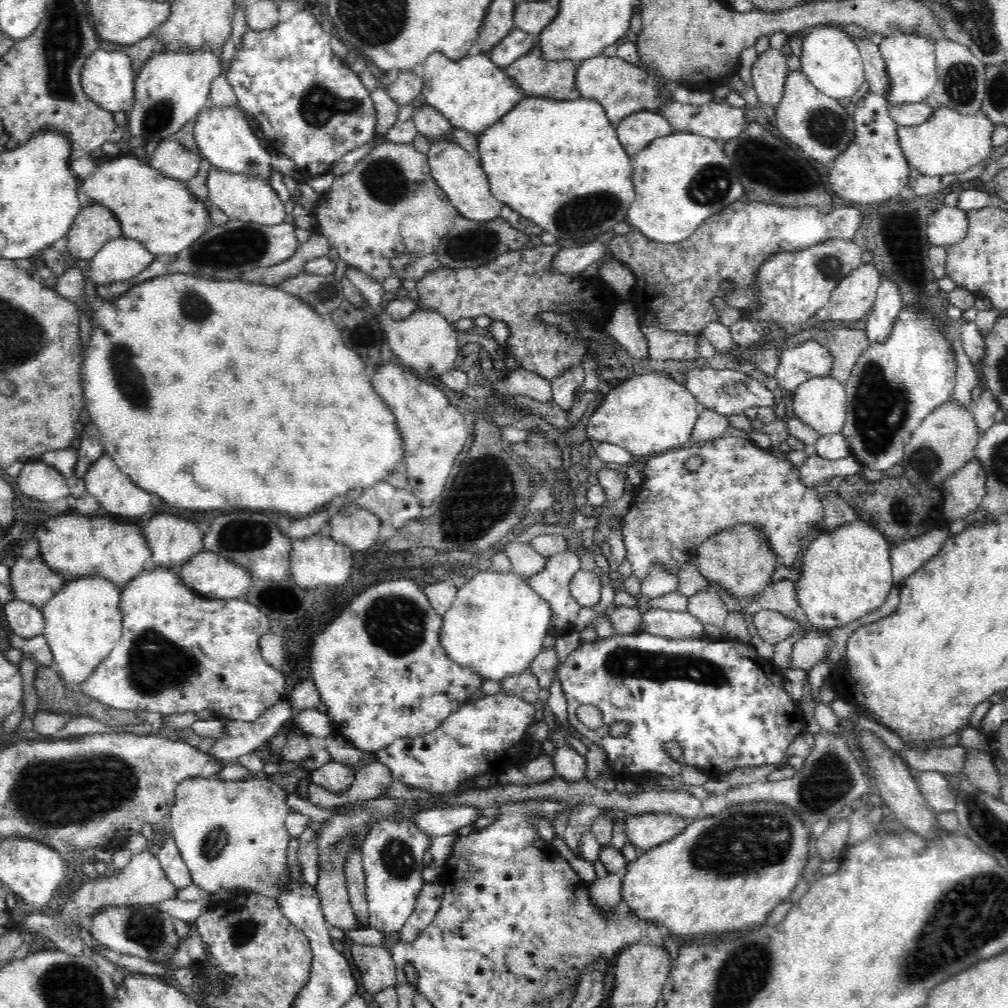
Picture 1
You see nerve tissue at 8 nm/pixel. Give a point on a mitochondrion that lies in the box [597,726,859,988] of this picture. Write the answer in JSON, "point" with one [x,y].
{"point":[749,840]}

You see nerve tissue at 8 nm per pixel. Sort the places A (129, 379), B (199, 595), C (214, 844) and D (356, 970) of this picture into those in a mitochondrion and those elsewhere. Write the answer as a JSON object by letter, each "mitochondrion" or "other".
{"A":"mitochondrion","B":"other","C":"mitochondrion","D":"other"}

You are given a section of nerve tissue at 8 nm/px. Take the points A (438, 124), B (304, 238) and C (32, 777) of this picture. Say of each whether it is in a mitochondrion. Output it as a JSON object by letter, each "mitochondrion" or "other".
{"A":"other","B":"other","C":"mitochondrion"}

